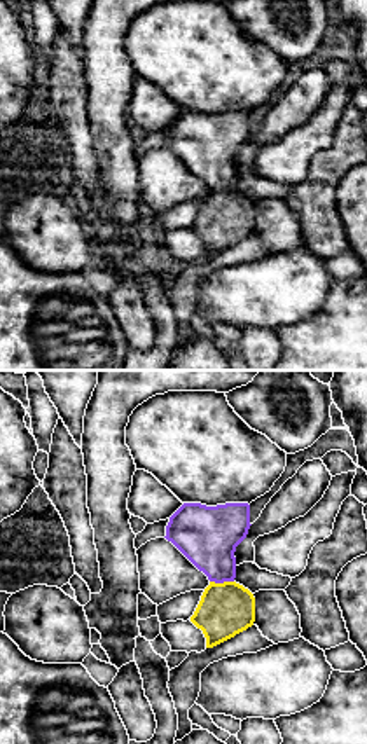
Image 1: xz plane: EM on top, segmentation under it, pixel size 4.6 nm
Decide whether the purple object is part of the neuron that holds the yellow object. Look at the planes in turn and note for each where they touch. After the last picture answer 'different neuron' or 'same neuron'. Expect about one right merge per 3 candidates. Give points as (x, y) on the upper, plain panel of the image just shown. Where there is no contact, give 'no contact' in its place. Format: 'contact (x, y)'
contact (224, 191)

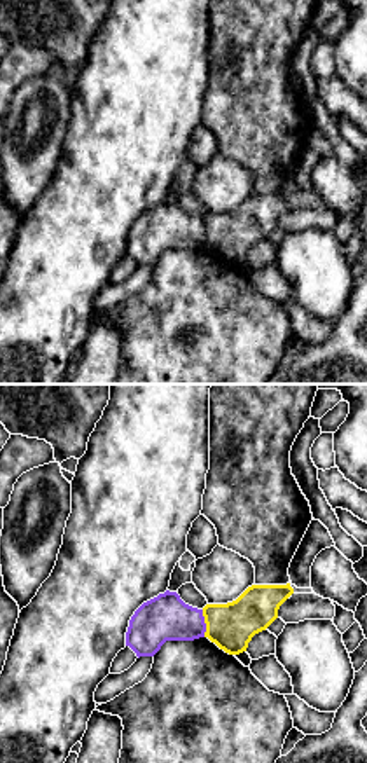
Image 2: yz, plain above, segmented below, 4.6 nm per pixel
contact (205, 231)

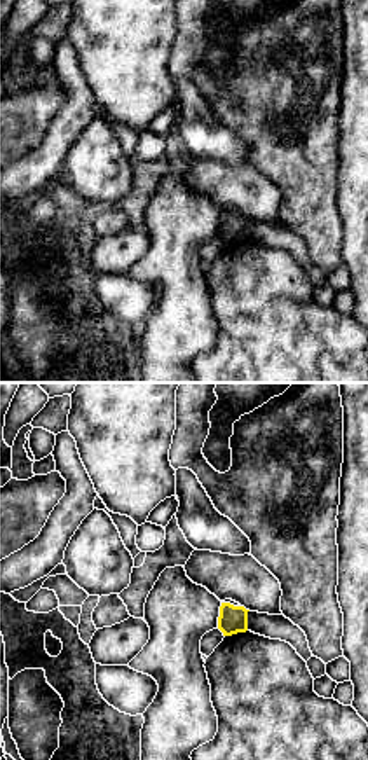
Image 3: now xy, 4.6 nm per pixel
no contact

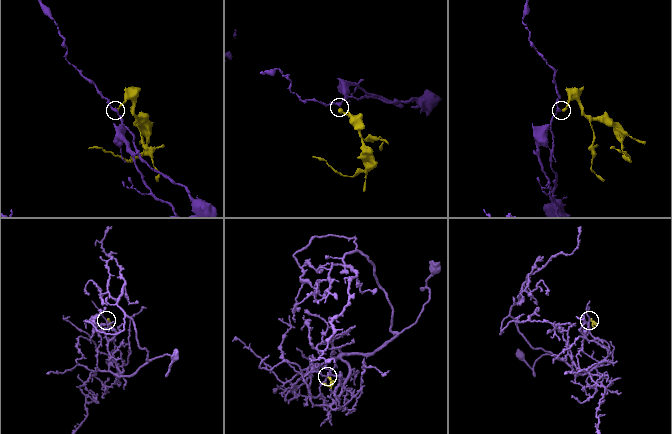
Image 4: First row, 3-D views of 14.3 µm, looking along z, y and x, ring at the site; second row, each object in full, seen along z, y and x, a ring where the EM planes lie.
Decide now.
different neuron

